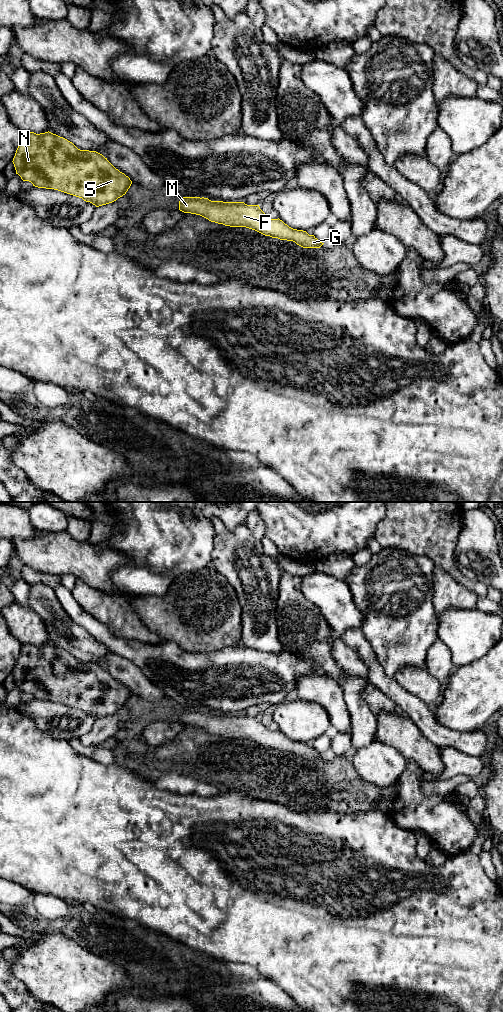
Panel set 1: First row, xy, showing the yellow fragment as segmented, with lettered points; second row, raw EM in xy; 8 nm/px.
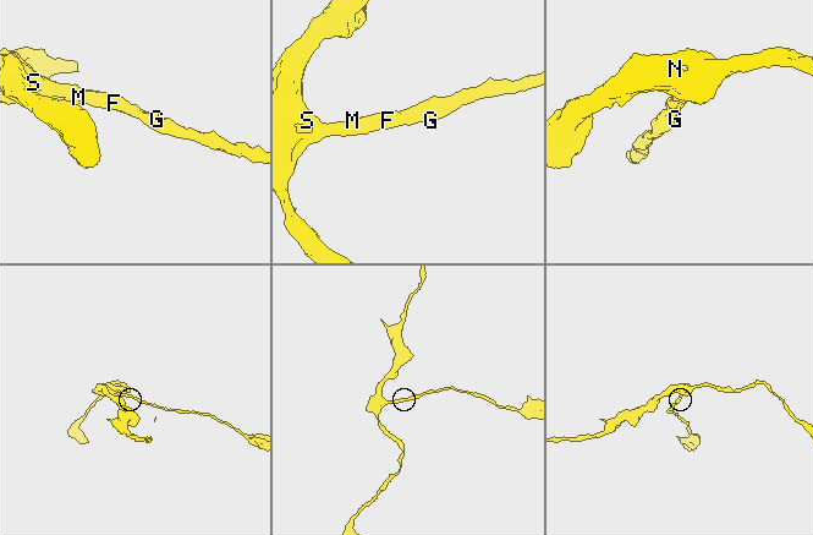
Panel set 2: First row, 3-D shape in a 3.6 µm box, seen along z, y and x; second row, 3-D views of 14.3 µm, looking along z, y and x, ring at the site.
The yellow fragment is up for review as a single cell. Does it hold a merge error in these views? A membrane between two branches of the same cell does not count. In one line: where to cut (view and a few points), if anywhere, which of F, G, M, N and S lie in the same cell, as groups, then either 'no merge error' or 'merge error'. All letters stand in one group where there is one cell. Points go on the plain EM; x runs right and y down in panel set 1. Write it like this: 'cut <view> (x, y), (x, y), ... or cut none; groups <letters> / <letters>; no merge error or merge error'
cut none; groups F G M N S; no merge error

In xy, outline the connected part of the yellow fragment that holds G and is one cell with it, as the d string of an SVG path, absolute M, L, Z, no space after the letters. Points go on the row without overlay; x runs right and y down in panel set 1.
M183 709L179 722L200 727L211 734L230 739L246 739L265 748L293 753L303 760L320 760L324 755L306 743L289 739L282 732L271 731L259 717L244 714L211 713L208 710Z

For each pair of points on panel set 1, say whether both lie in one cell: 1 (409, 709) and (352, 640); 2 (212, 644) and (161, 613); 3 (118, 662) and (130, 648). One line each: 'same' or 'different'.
1: same
2: same
3: different

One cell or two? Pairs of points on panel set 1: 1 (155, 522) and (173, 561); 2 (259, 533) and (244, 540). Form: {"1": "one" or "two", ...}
{"1": "one", "2": "two"}

